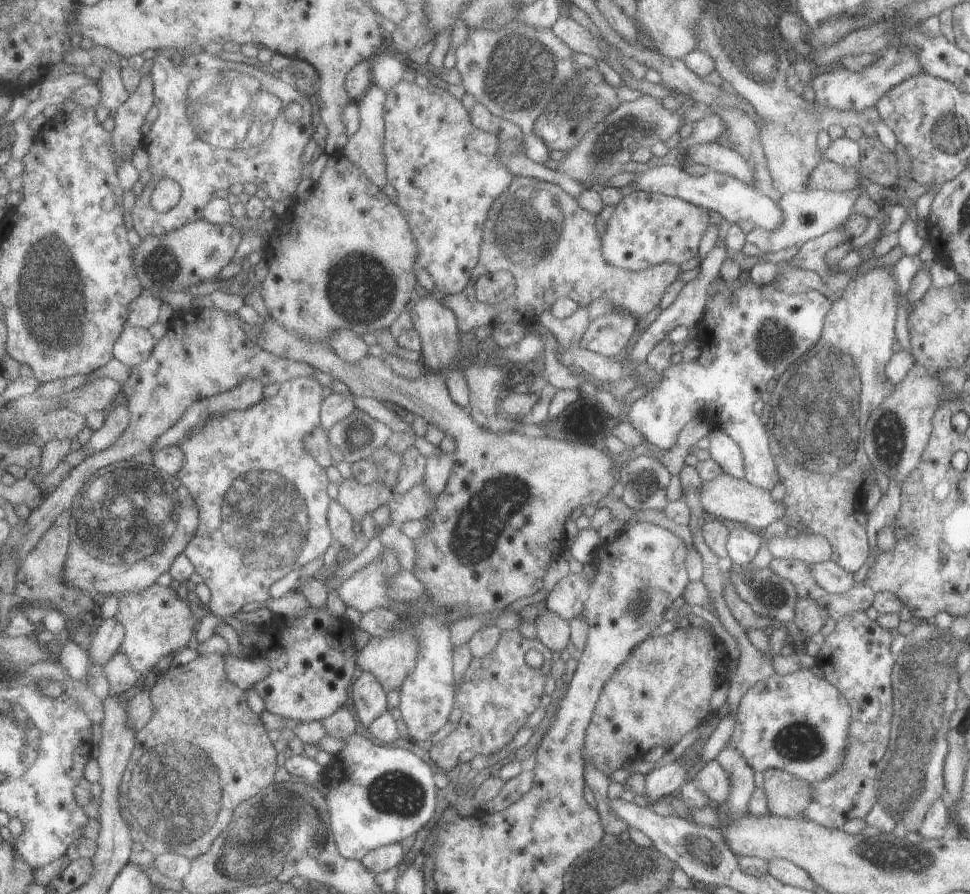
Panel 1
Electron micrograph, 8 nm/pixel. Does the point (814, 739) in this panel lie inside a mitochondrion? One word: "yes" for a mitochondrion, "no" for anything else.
yes

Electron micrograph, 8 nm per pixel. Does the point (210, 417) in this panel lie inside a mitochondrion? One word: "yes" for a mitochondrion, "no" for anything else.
no

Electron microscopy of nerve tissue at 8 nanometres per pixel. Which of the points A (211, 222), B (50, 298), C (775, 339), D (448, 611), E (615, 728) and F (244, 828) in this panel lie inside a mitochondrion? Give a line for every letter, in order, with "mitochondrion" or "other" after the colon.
A: other
B: mitochondrion
C: mitochondrion
D: other
E: other
F: mitochondrion

